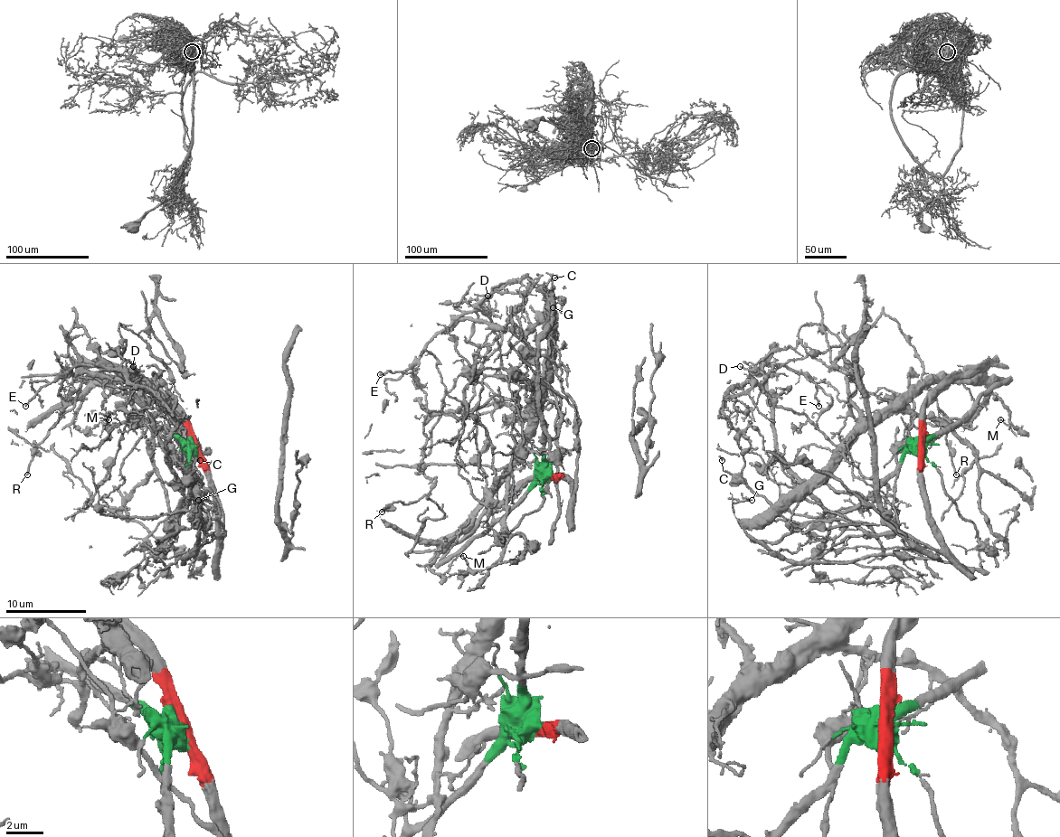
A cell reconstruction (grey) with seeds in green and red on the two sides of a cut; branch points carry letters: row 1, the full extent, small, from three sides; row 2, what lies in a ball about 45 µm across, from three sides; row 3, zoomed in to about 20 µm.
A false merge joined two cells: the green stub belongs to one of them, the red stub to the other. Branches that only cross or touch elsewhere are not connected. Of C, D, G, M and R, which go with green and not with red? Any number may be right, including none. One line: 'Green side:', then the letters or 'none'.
Green side: D, R

